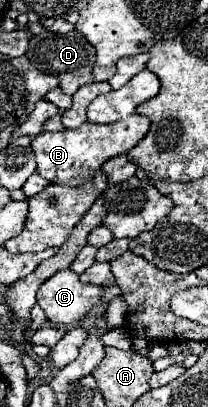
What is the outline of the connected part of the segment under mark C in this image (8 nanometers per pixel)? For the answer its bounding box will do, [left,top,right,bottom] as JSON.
[36,269,100,325]

